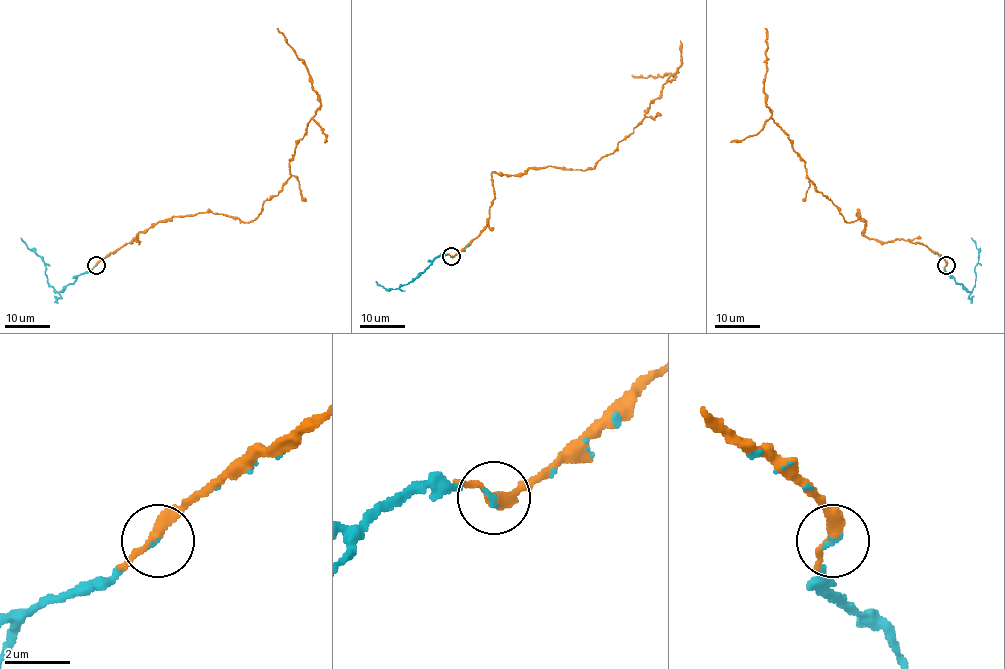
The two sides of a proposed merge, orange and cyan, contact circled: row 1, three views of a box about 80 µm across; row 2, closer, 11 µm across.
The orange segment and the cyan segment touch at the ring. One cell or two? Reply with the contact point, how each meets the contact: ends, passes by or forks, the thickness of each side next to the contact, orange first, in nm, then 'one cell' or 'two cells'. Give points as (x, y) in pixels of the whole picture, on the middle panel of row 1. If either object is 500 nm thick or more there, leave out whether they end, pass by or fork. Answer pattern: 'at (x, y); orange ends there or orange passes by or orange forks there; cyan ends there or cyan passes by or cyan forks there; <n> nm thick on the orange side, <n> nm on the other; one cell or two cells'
at (451, 256); orange passes by; cyan ends there; 320 nm thick on the orange side, 90 nm on the other; one cell

